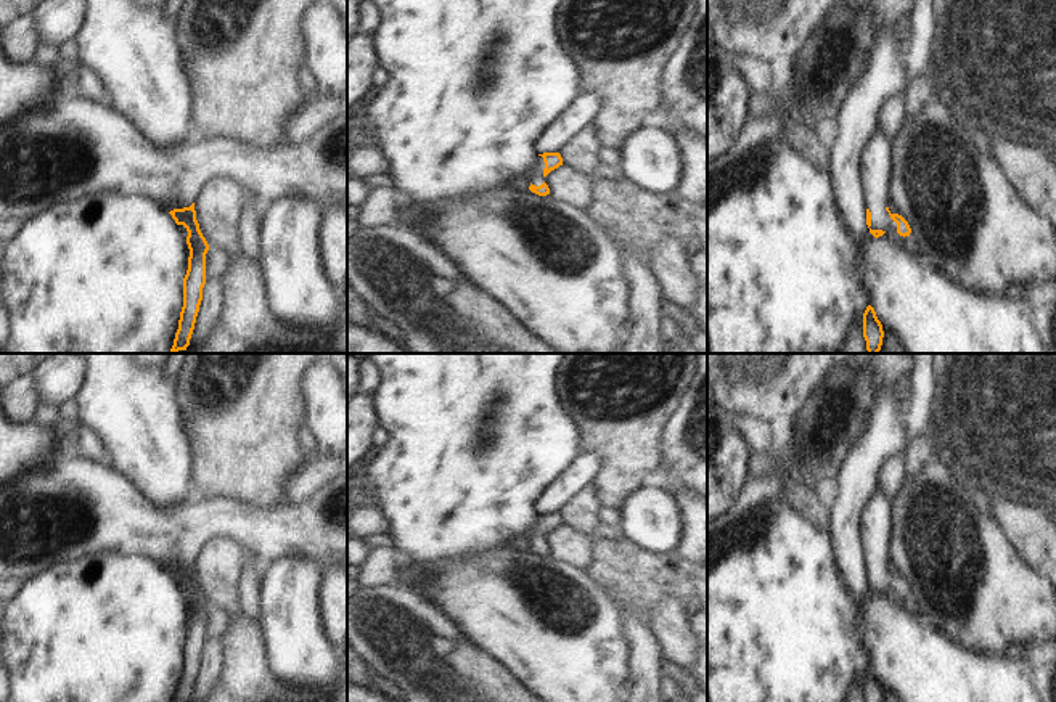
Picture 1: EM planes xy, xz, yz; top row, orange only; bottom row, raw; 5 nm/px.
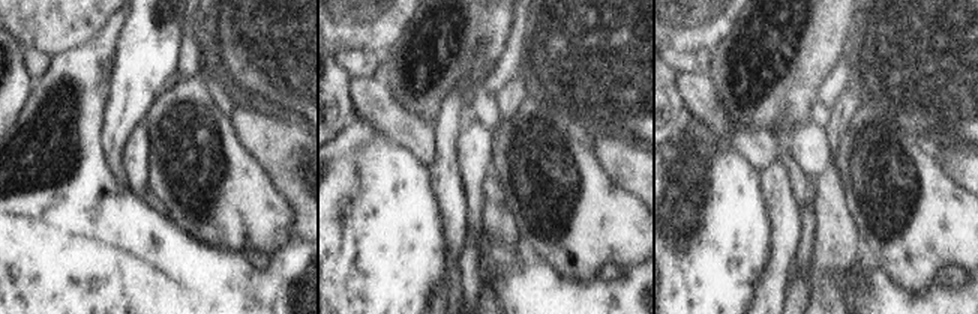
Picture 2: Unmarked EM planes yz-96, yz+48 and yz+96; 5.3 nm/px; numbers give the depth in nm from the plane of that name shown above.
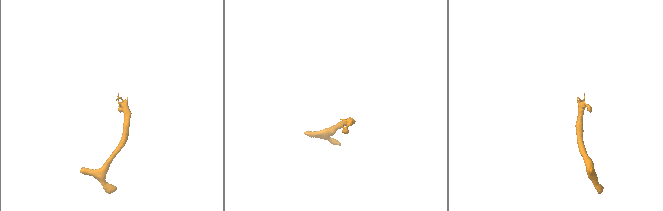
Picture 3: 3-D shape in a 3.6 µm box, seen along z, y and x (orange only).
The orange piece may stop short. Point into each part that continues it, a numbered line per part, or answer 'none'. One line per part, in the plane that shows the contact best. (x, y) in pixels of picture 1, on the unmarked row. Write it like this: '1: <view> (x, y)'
1: yz (876, 527)

